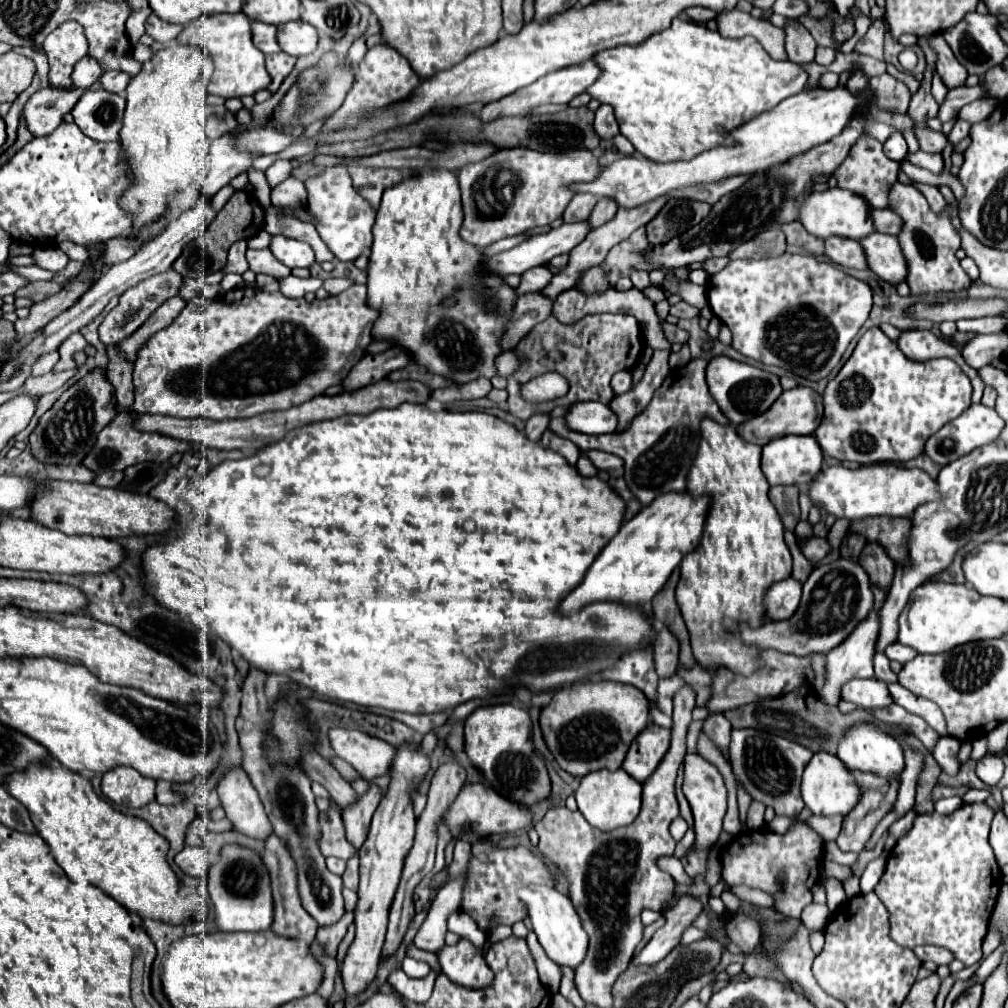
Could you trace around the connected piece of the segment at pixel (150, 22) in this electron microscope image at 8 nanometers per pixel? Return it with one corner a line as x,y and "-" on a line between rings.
151,13
151,17
147,19
147,35
151,35
155,41
159,43
171,43
175,41
175,37
183,31
181,25
173,25
167,21
161,21
157,15

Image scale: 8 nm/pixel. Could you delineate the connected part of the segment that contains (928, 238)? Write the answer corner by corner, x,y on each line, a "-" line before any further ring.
895,183
891,187
891,209
903,217
905,225
899,233
901,249
909,263
907,285
911,287
911,295
925,293
959,293
971,285
969,275
961,269
955,251
961,247
957,231
951,227
949,215
945,209
941,215
935,215
929,209
927,199
913,187
905,183

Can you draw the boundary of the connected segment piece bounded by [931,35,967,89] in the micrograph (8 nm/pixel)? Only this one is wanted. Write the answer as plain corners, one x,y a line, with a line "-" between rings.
933,35
931,39
933,49
937,51
939,59
937,59
937,75
941,77
941,81
945,83
947,89
955,89
955,87
963,87
965,79
967,79
967,71
963,69
963,65
955,59
955,55
951,53
951,49
947,47
945,39
941,35

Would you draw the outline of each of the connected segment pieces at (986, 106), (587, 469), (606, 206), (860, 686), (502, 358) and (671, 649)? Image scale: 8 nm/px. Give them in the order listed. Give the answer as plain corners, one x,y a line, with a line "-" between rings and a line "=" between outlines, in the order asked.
979,99
979,101
973,101
969,105
965,105
961,111
959,111
959,117
963,121
969,121
969,123
977,123
977,121
983,121
993,109
995,109
997,101
995,99
=
581,455
581,457
579,457
579,461
577,461
577,469
579,469
579,473
585,475
585,477
593,477
593,475
597,475
597,469
595,469
595,465
589,461
587,455
=
601,199
601,201
595,205
595,209
593,209
591,217
589,217
591,227
597,227
597,225
603,225
603,223
611,221
611,219
615,217
617,209
619,209
619,205
617,205
613,199
611,199
611,201
609,201
609,199
=
851,679
851,683
843,685
841,697
861,709
883,709
893,703
887,683
877,679
=
515,347
503,351
503,353
497,357
497,371
499,371
499,375
511,377
511,375
517,371
517,367
519,367
519,357
517,357
=
663,627
659,635
655,637
655,647
653,647
653,661
655,661
655,671
661,679
673,677
677,671
677,653
679,645
675,635

